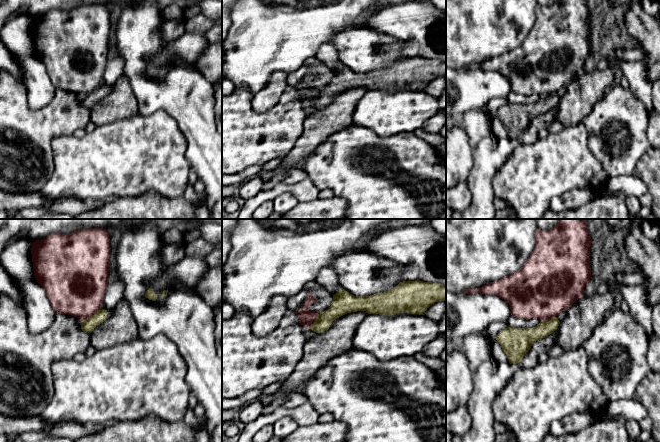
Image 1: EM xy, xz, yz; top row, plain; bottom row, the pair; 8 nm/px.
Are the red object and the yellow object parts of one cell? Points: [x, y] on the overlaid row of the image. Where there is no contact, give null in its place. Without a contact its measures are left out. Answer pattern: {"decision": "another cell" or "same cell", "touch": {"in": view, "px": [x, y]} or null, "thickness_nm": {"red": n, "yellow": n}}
{"decision": "another cell", "touch": {"in": "xy", "px": [90, 316]}, "thickness_nm": {"red": 440, "yellow": 110}}

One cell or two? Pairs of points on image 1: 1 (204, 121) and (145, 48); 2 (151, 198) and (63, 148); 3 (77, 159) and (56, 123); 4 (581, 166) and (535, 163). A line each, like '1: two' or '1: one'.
1: one
2: two
3: two
4: one

